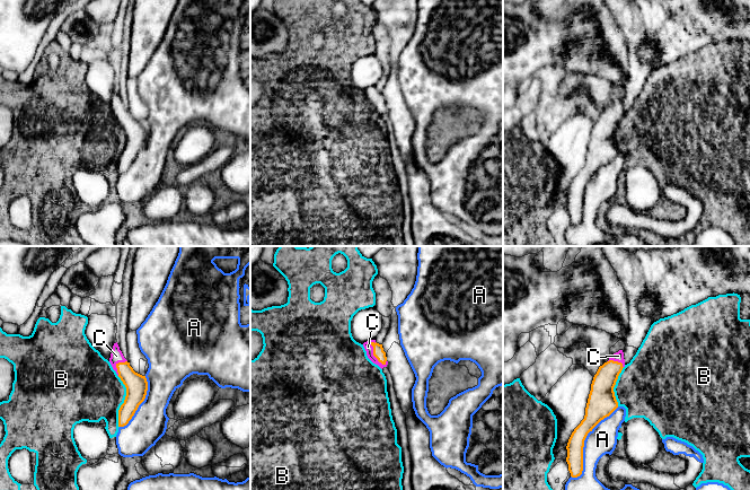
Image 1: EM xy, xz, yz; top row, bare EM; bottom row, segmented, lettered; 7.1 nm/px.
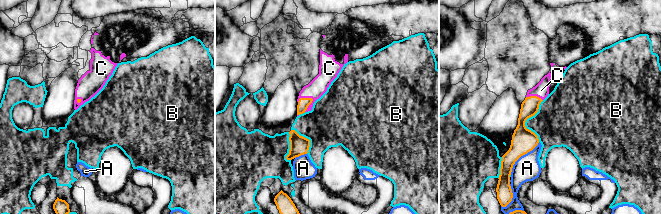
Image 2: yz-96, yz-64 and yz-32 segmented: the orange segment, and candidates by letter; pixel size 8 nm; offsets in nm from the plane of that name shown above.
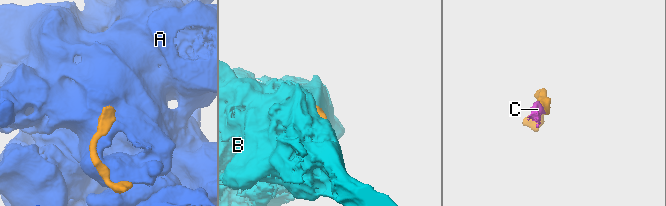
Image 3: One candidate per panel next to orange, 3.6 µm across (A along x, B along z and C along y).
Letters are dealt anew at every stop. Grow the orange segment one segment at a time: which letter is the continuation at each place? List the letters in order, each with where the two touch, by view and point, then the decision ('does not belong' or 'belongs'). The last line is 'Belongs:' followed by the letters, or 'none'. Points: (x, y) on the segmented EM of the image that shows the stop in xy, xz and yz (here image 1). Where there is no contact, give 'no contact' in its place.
A: meets orange in yz at (583, 443); does not belong
B: meets orange in xy at (124, 402); does not belong
C: meets orange in xz at (373, 355); belongs
Belongs: C

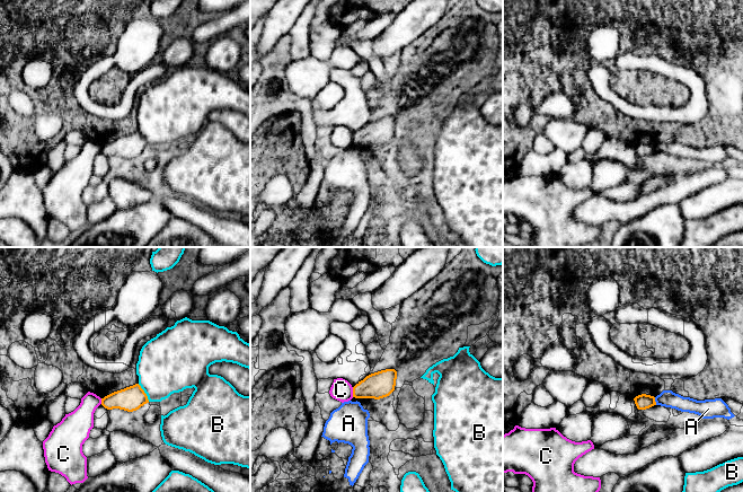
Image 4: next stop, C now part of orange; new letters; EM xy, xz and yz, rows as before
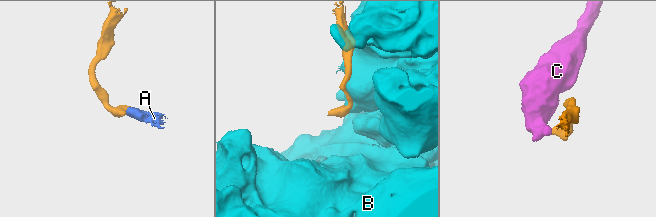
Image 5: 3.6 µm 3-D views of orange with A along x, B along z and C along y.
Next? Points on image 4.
A: meets orange in yz at (654, 401); does not belong
B: meets orange in xy at (144, 393); does not belong
C: meets orange in xz at (353, 392); does not belong
Belongs: none

